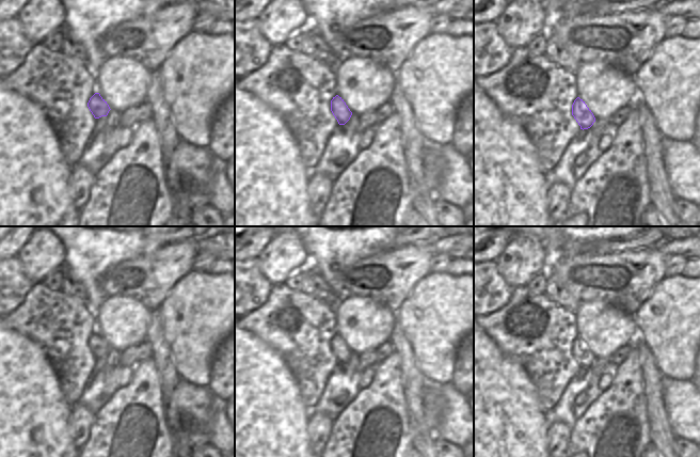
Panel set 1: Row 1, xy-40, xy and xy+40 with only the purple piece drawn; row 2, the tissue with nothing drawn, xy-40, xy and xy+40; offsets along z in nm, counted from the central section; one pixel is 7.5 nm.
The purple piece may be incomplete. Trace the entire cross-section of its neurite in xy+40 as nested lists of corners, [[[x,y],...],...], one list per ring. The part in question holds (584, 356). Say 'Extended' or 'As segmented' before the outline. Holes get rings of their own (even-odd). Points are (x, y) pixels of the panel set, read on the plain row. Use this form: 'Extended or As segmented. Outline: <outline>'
As segmented. Outline: [[[577,336],[572,344],[572,354],[583,369],[590,367],[595,361],[593,352],[579,336]]]

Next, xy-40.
As segmented. Outline: [[[95,332],[89,340],[88,346],[95,358],[107,356],[111,349],[107,341],[100,335],[99,332]]]

